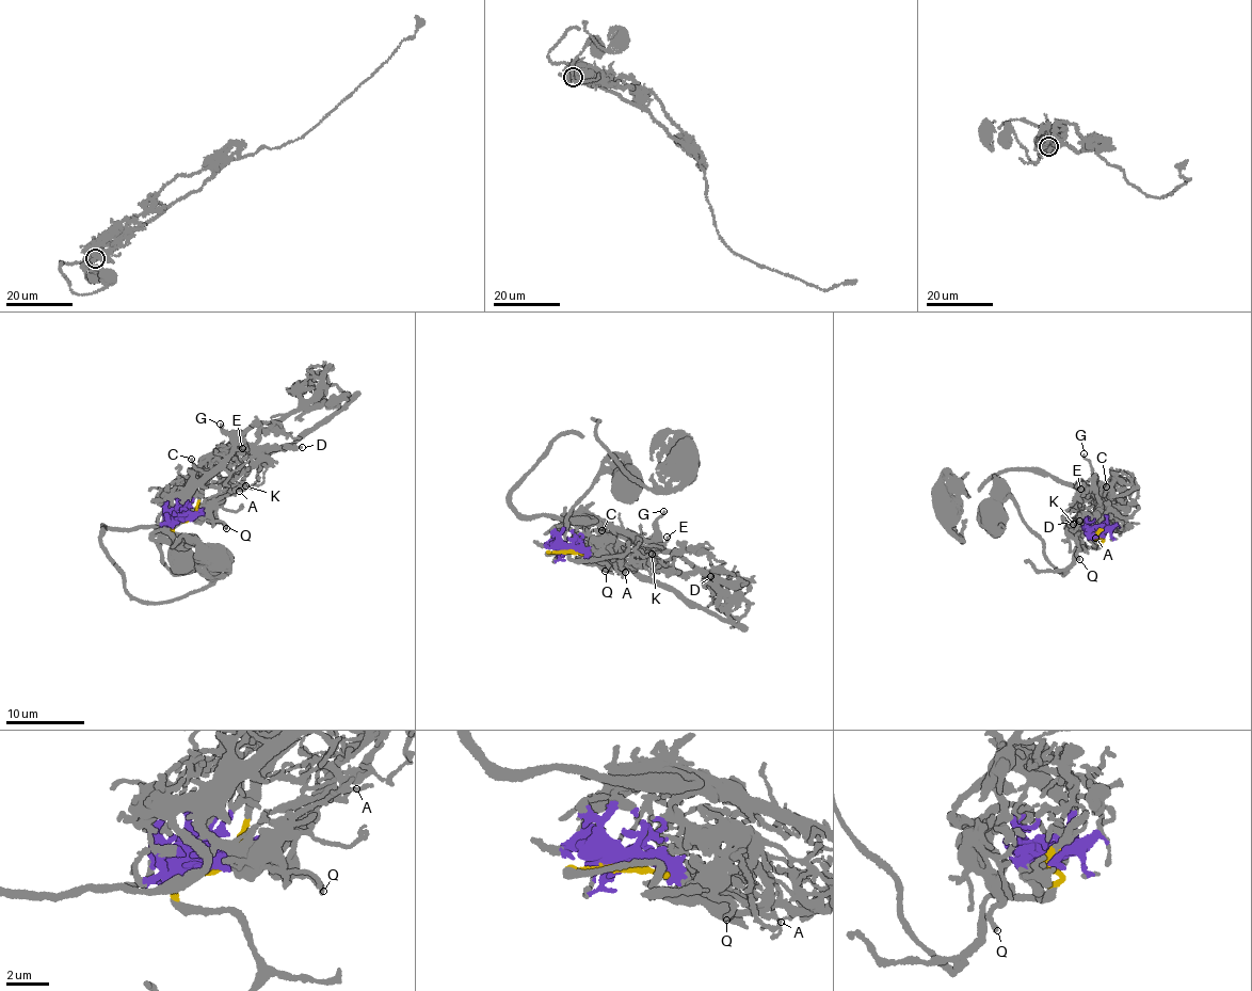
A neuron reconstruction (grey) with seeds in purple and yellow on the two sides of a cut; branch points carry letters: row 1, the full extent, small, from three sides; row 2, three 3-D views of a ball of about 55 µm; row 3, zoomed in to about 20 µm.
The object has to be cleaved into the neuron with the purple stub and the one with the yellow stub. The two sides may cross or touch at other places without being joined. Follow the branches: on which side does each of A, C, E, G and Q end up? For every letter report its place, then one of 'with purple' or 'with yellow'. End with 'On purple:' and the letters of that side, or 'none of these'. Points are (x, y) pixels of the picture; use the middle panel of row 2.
A: (625, 572) | with purple
C: (602, 530) | with purple
E: (667, 537) | with yellow
G: (663, 511) | with purple
Q: (605, 571) | with purple
On purple: A, C, G, Q

